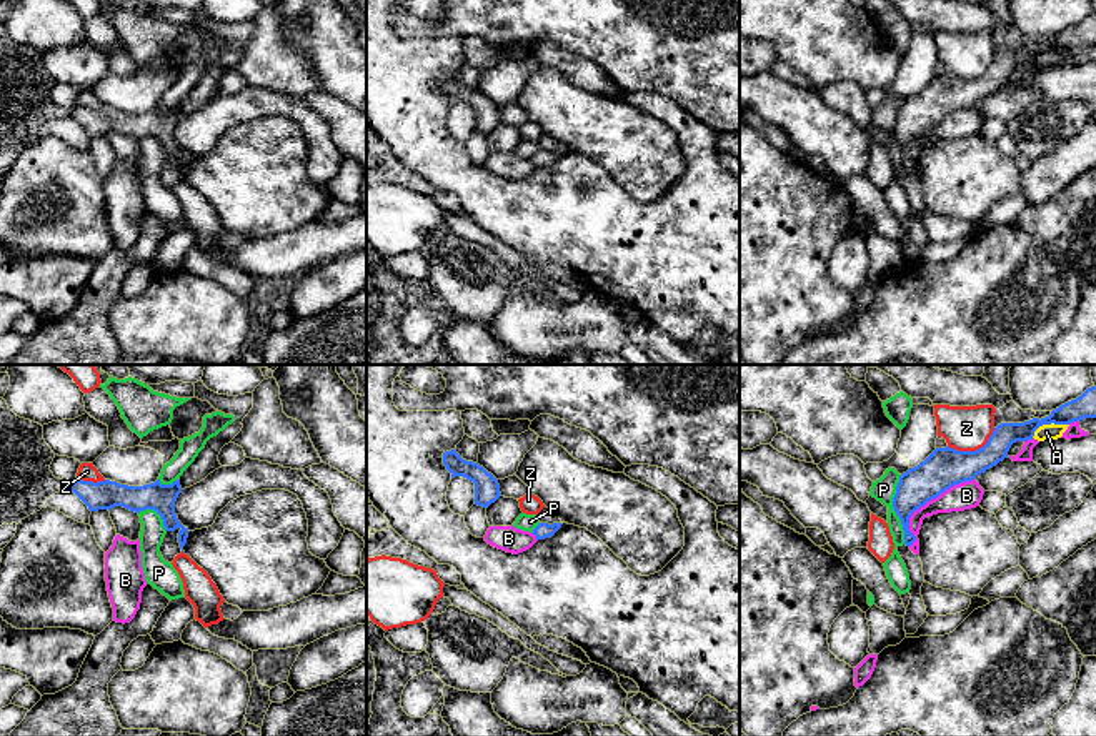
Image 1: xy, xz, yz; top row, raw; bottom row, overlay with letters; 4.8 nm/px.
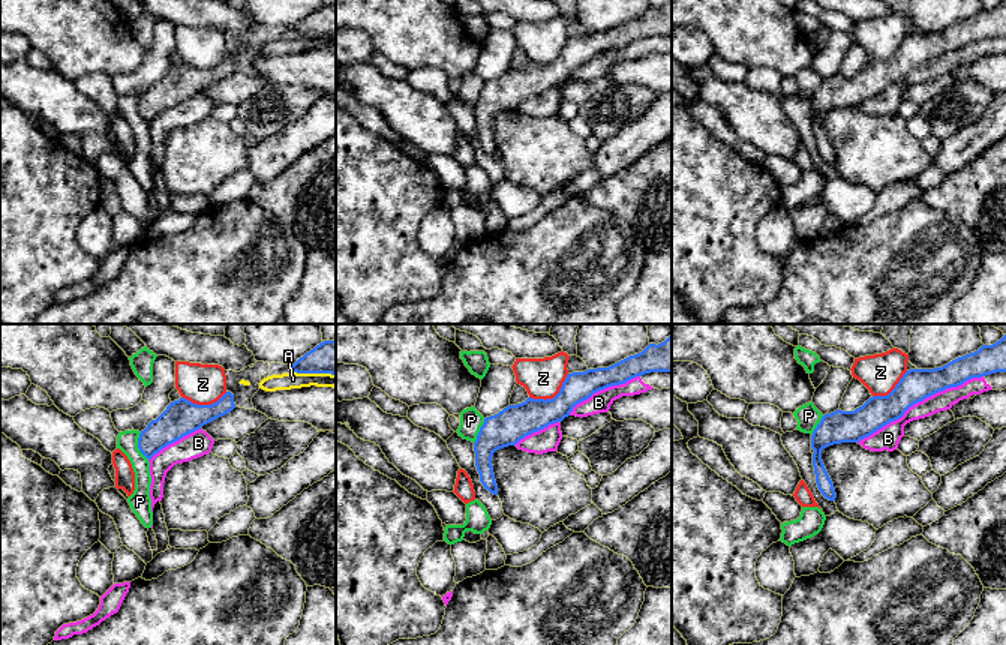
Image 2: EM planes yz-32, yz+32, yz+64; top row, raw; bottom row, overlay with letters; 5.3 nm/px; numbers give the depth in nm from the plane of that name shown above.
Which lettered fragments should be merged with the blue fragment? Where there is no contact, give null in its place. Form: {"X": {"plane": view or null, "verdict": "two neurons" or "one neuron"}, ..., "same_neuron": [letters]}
{"A": {"plane": "yz", "verdict": "two neurons"}, "B": {"plane": "yz", "verdict": "two neurons"}, "P": {"plane": "yz", "verdict": "two neurons"}, "Z": {"plane": "yz", "verdict": "two neurons"}, "same_neuron": []}

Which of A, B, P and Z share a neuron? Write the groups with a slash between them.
A / B / P / Z

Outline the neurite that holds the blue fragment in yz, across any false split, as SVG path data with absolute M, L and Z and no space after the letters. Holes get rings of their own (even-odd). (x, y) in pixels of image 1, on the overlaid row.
M1096 386L1053 410L1046 418L998 425L988 443L976 451L958 451L949 446L936 448L924 461L903 473L896 486L893 508L904 530L904 545L911 546L916 541L916 536L909 531L909 518L928 501L951 486L973 481L978 475L996 466L1008 458L1013 443L1033 440L1039 426L1069 425L1084 418L1096 418Z

